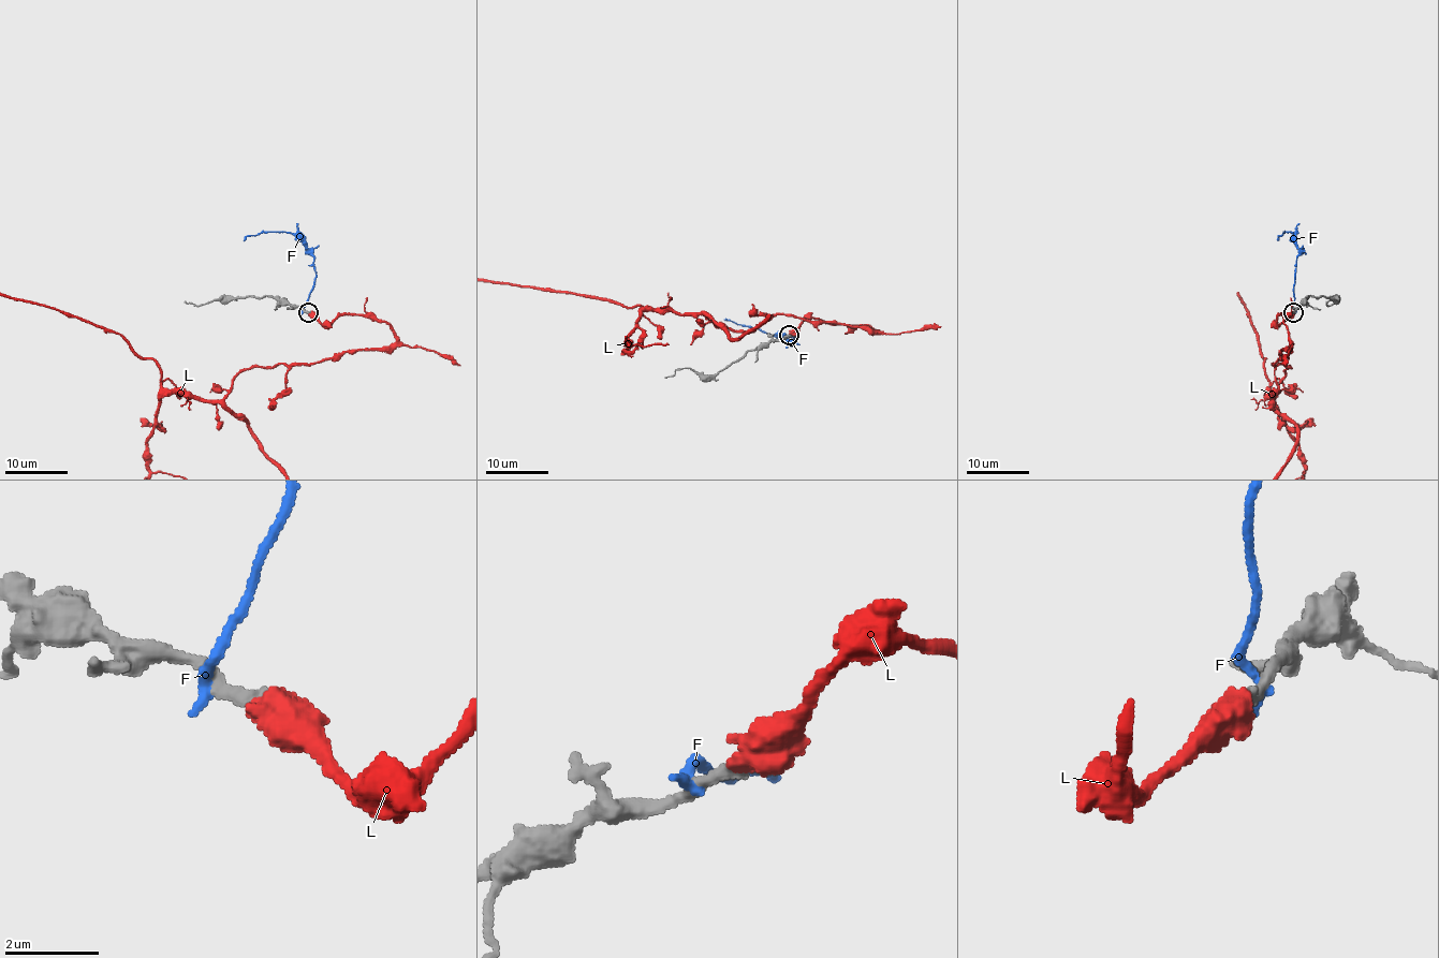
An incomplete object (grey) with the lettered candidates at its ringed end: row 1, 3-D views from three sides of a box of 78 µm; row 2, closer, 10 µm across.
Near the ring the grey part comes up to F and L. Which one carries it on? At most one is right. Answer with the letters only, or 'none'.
L

